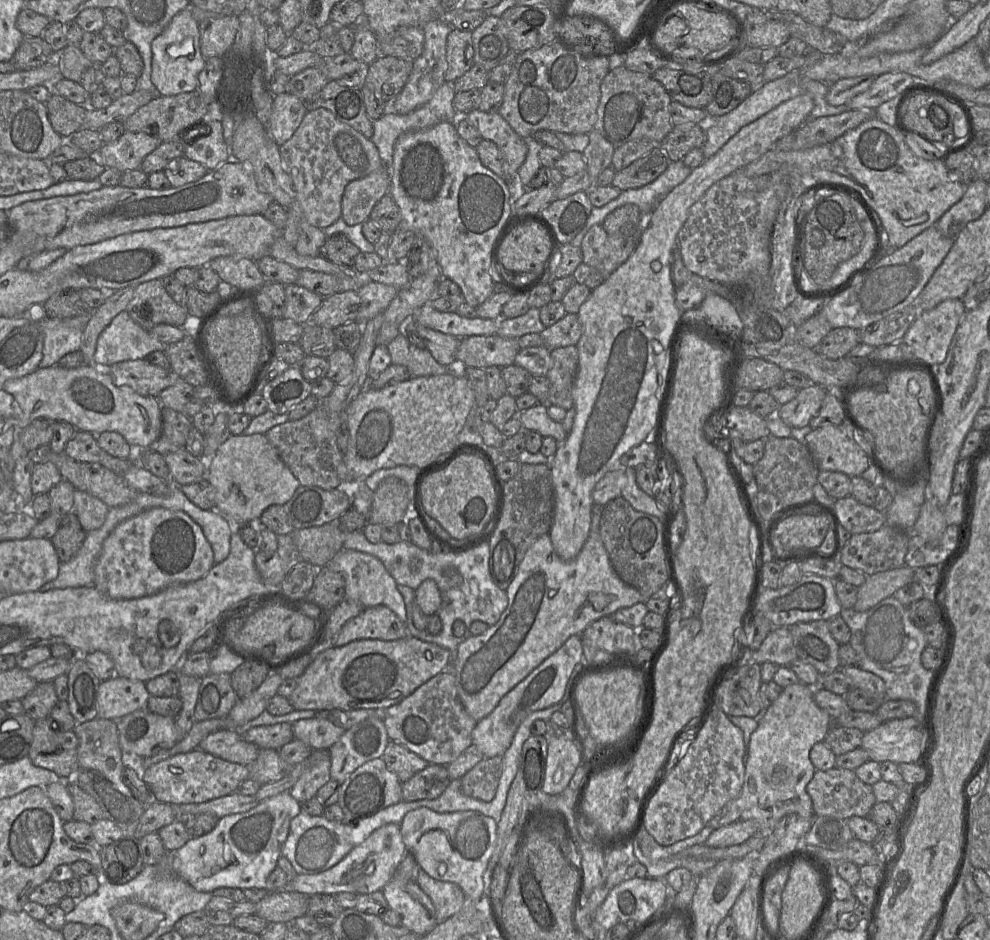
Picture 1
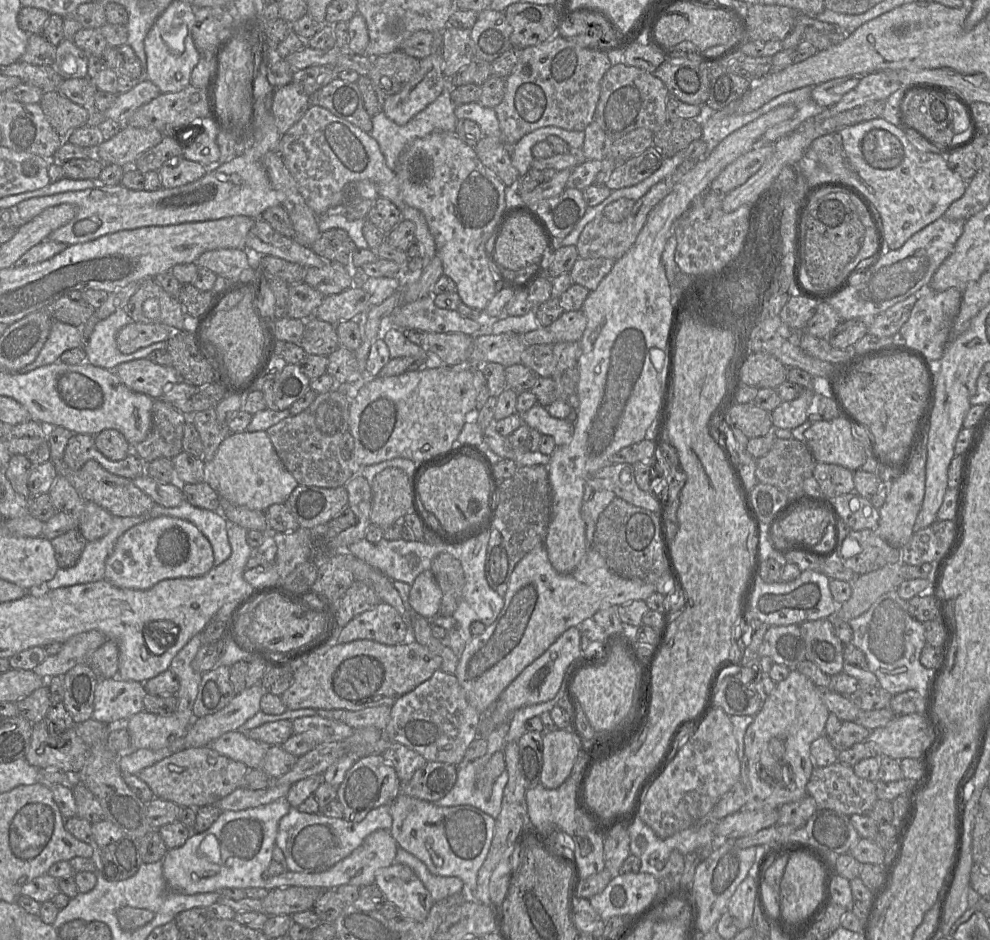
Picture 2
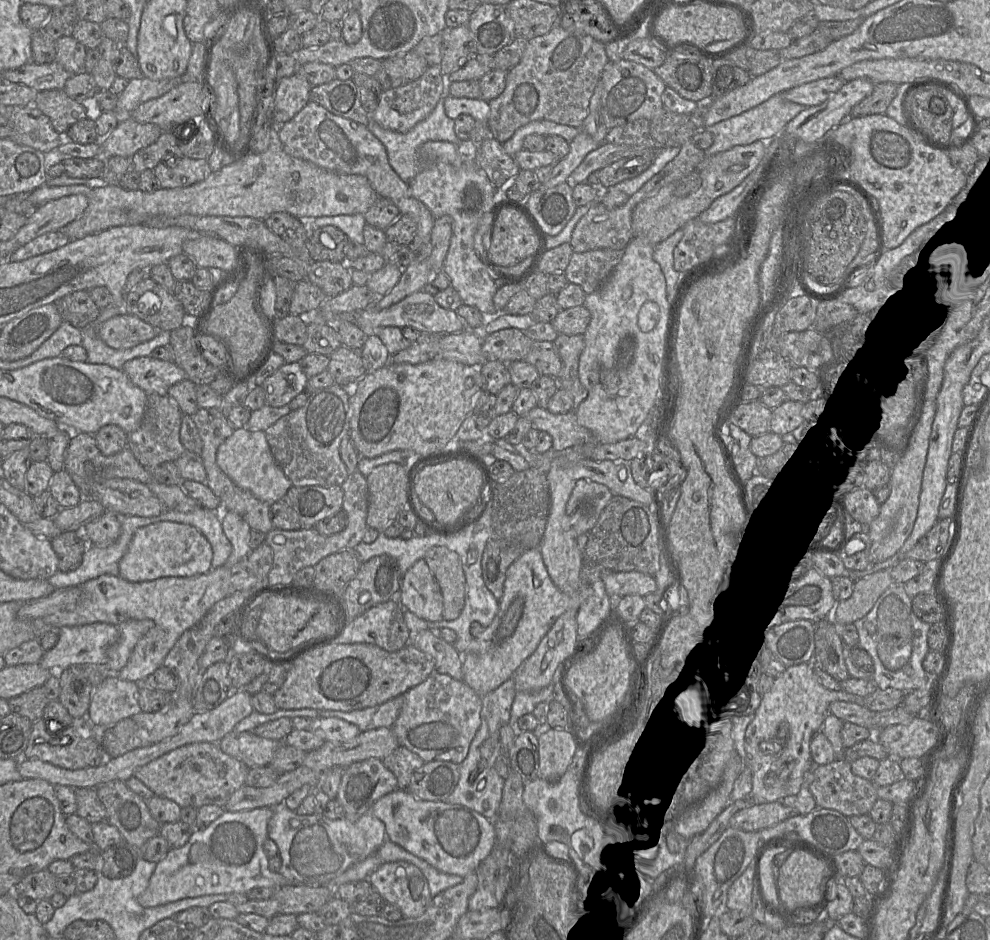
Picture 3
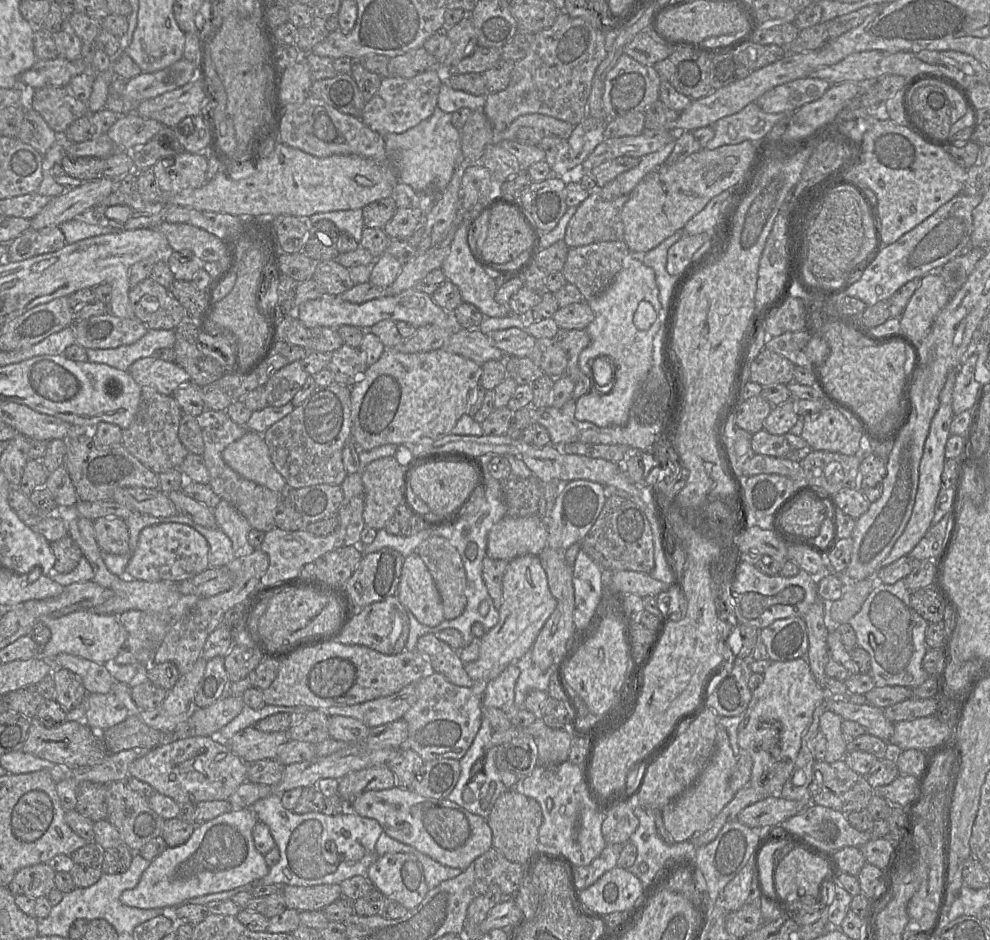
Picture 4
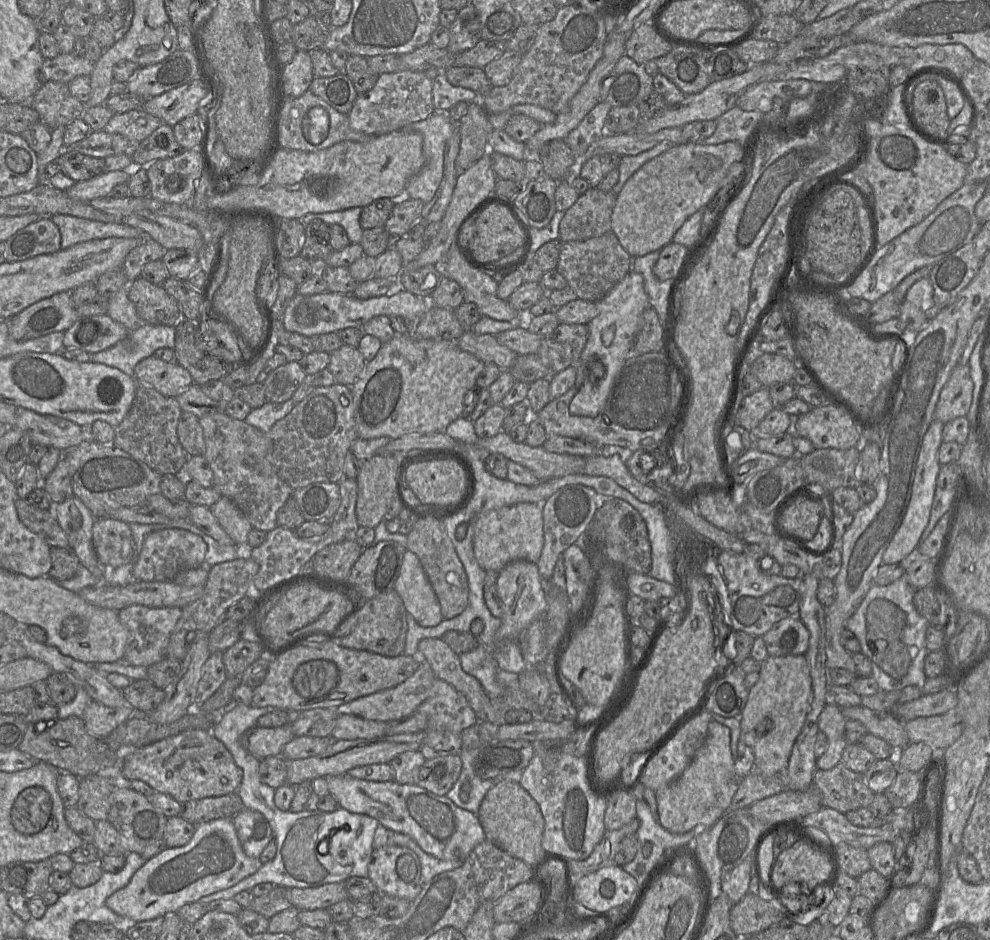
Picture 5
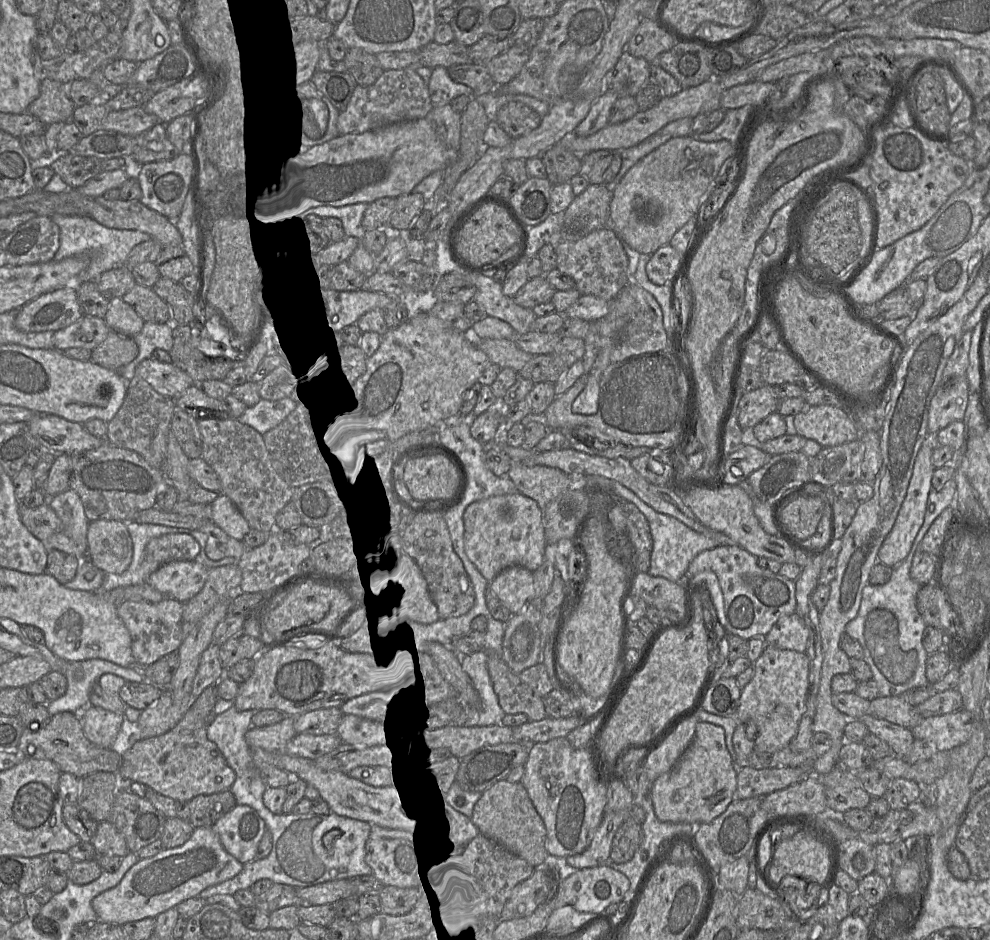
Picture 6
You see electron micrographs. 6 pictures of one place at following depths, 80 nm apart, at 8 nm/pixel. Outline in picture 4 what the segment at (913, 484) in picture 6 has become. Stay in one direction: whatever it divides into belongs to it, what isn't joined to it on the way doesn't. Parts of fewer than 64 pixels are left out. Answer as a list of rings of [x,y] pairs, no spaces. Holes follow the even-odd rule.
[[[958,368],[952,369],[948,373],[944,387],[939,396],[939,407],[930,423],[929,432],[924,443],[923,455],[919,465],[918,488],[911,518],[909,519],[904,532],[895,542],[888,556],[880,562],[879,569],[890,565],[903,556],[907,556],[931,527],[931,521],[935,513],[936,499],[942,486],[941,475],[943,472],[944,462],[946,460],[945,445],[951,435],[950,425],[955,416],[952,410],[952,392],[957,372]]]

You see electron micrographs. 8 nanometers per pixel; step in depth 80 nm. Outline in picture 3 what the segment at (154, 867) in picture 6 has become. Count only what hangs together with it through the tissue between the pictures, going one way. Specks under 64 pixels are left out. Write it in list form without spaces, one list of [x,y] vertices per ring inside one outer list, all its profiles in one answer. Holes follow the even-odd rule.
[[[267,806],[238,812],[226,810],[206,828],[194,829],[184,846],[170,848],[156,863],[148,887],[137,898],[138,903],[149,908],[204,895],[247,894],[257,887],[303,884],[288,882],[279,872],[269,869],[269,857],[263,845],[268,838],[268,822],[272,815],[273,808]]]

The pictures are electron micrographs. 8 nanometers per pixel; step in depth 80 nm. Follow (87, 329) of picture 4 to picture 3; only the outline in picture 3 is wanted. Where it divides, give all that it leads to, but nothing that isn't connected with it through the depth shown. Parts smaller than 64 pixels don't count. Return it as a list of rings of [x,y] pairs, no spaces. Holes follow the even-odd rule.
[[[124,312],[103,322],[98,327],[98,336],[109,347],[124,350],[153,339],[160,331],[139,317]]]

